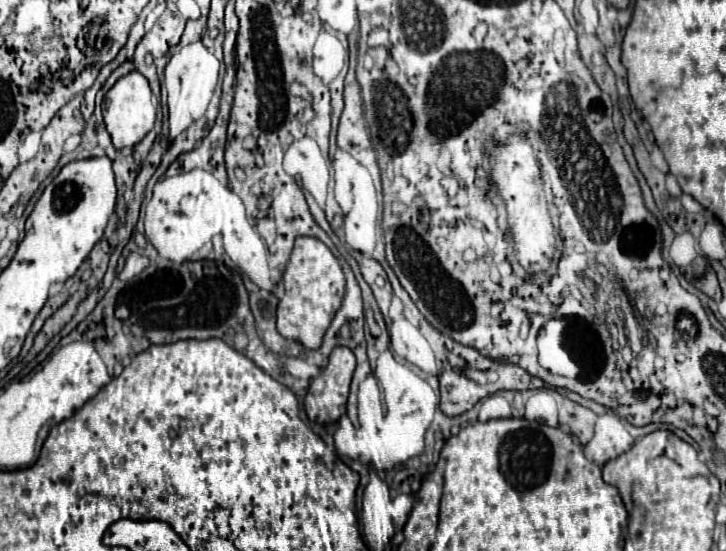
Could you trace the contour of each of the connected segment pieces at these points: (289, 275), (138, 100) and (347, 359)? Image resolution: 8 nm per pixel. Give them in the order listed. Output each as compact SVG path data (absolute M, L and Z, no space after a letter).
M298 237L284 271L286 293L278 303L278 331L282 337L302 343L306 349L318 349L336 311L342 305L346 279L338 259L316 237Z
M132 71L126 77L118 79L104 97L102 115L116 149L132 149L136 143L140 143L156 121L156 105L152 105L152 91L146 77L138 71Z
M338 347L330 353L330 363L312 379L304 399L304 409L310 421L334 423L346 413L350 381L356 369L356 357L348 347Z

